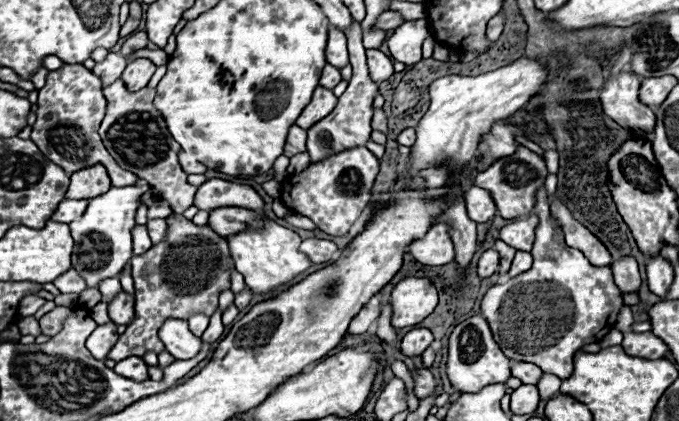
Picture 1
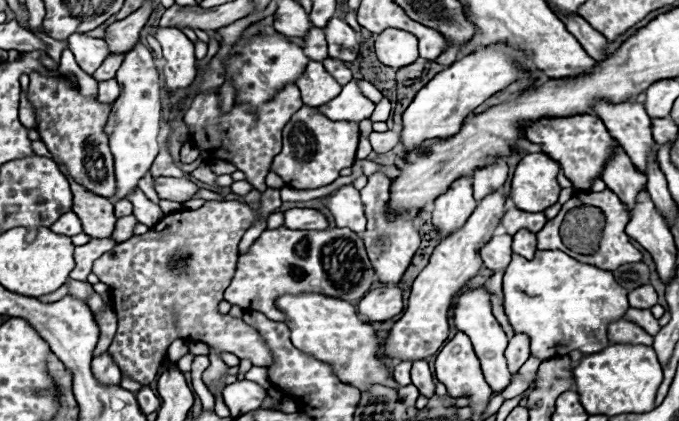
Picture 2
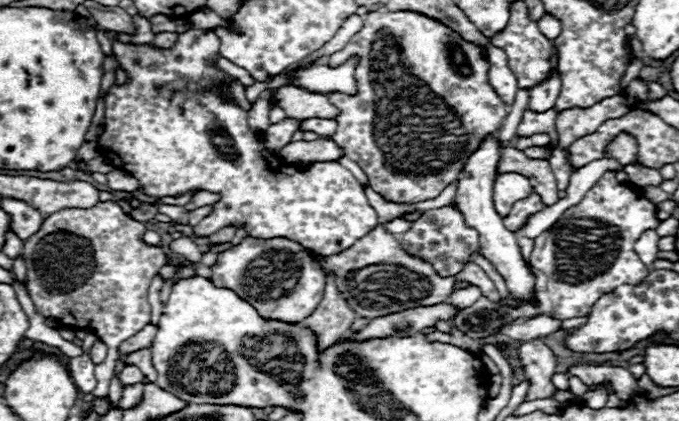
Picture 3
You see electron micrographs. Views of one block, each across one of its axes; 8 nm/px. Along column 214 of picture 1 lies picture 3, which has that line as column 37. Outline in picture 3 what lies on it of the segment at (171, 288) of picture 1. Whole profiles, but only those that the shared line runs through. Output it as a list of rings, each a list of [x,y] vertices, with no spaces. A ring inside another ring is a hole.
[[[98,202],[92,208],[66,208],[48,216],[42,228],[24,242],[24,264],[28,270],[26,290],[42,316],[54,316],[60,324],[70,328],[92,328],[108,346],[108,358],[96,366],[96,388],[90,392],[94,398],[106,398],[108,386],[120,358],[118,346],[138,334],[146,324],[150,324],[150,304],[148,286],[166,262],[166,254],[160,246],[146,246],[140,240],[144,234],[144,224],[126,214],[116,202]]]

